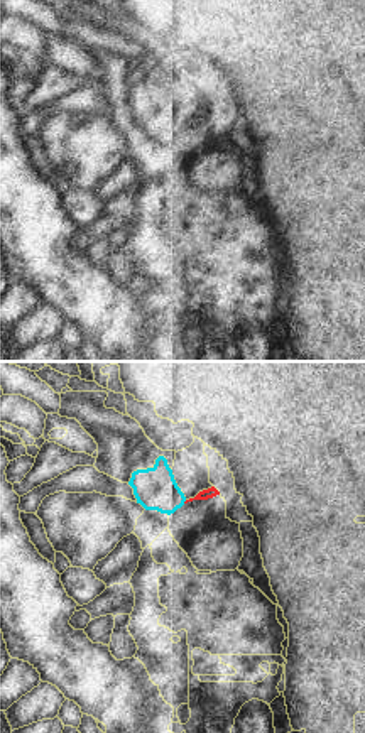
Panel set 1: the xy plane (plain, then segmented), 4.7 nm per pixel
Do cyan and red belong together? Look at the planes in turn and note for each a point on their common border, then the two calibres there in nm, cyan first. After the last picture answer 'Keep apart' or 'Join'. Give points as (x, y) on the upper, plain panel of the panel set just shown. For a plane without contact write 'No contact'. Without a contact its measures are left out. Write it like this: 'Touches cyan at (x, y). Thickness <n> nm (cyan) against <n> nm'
No contact.

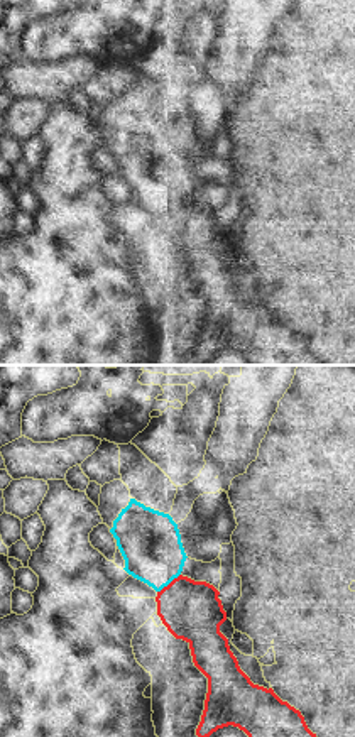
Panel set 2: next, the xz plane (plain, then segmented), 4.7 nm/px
Touches cyan at (168, 205). Thickness 300 nm (cyan) against 280 nm.

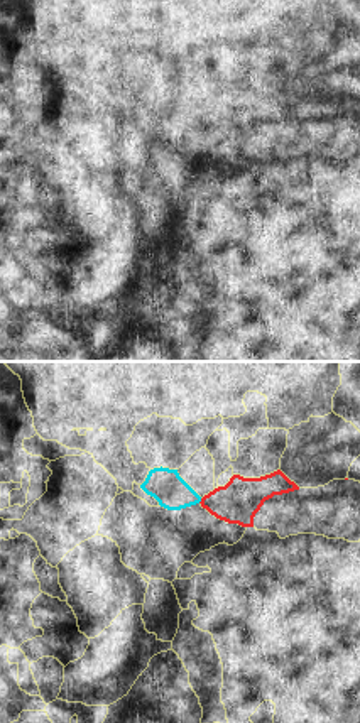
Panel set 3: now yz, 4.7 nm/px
Touches cyan at (200, 122). Thickness 160 nm (cyan) against 200 nm.

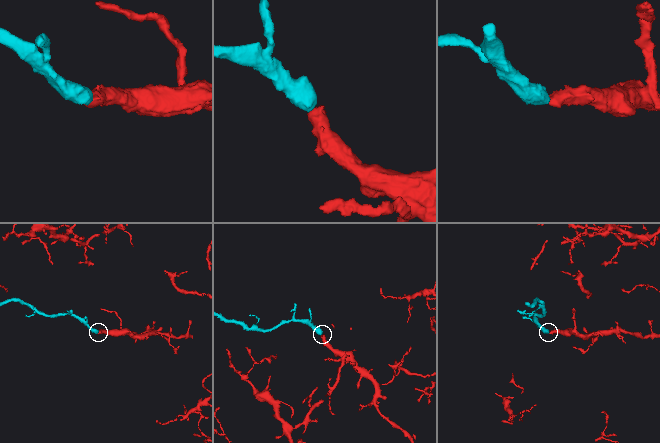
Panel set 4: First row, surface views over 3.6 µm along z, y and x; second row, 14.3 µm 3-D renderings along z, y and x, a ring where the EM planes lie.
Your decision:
Join.

